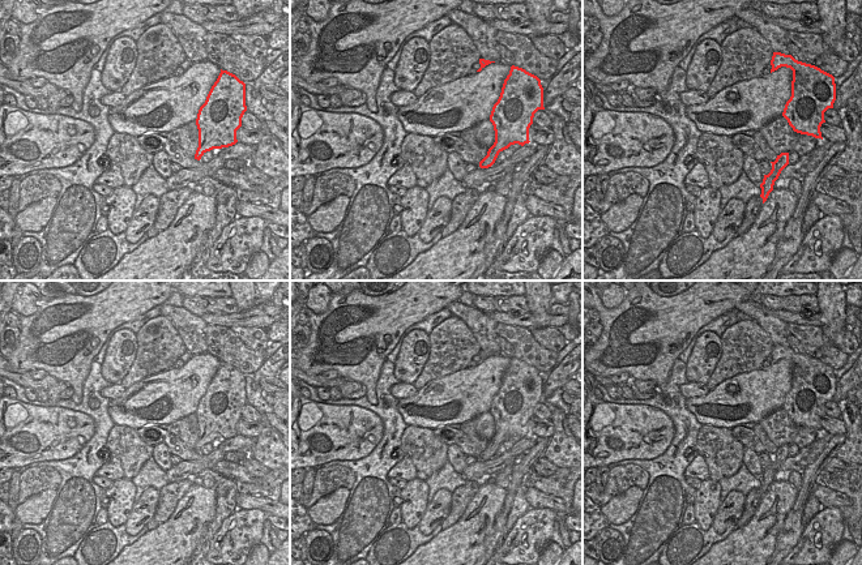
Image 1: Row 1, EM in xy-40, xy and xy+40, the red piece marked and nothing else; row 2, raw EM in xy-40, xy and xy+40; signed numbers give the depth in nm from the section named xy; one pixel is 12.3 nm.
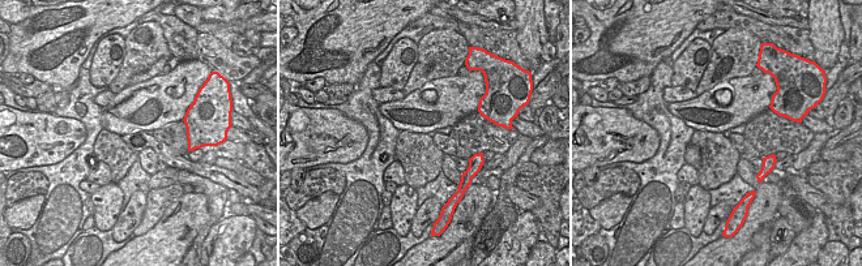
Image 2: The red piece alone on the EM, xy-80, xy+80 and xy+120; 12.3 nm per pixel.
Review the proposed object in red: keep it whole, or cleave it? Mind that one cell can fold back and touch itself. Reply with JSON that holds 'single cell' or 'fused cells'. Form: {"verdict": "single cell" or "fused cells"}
{"verdict": "single cell"}

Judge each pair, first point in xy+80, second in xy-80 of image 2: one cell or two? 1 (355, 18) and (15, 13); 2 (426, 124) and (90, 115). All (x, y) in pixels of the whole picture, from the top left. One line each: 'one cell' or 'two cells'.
1: two cells
2: two cells

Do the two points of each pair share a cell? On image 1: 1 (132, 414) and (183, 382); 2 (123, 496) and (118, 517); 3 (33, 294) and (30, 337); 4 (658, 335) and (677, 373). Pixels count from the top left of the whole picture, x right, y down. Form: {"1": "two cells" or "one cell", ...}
{"1": "one cell", "2": "one cell", "3": "two cells", "4": "two cells"}

